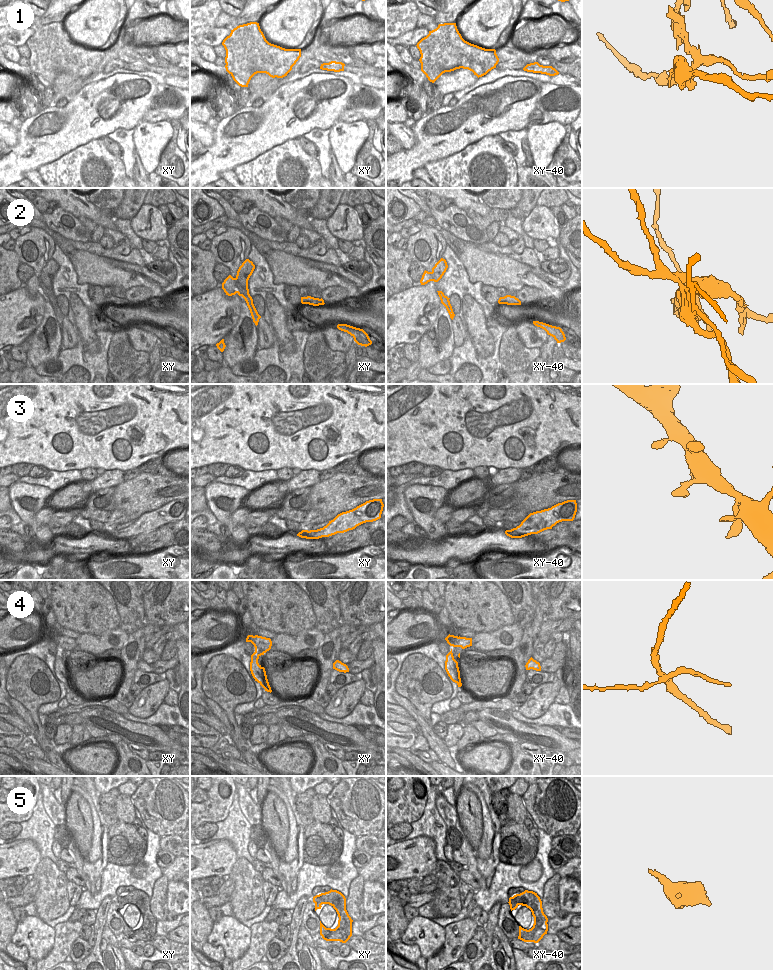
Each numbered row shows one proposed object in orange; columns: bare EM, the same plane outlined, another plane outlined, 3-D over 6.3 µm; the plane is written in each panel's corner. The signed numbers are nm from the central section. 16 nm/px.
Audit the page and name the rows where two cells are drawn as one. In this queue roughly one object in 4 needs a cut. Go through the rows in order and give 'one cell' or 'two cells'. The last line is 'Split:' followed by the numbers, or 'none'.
1: two cells
2: one cell
3: one cell
4: two cells
5: one cell
Split: 1, 4

